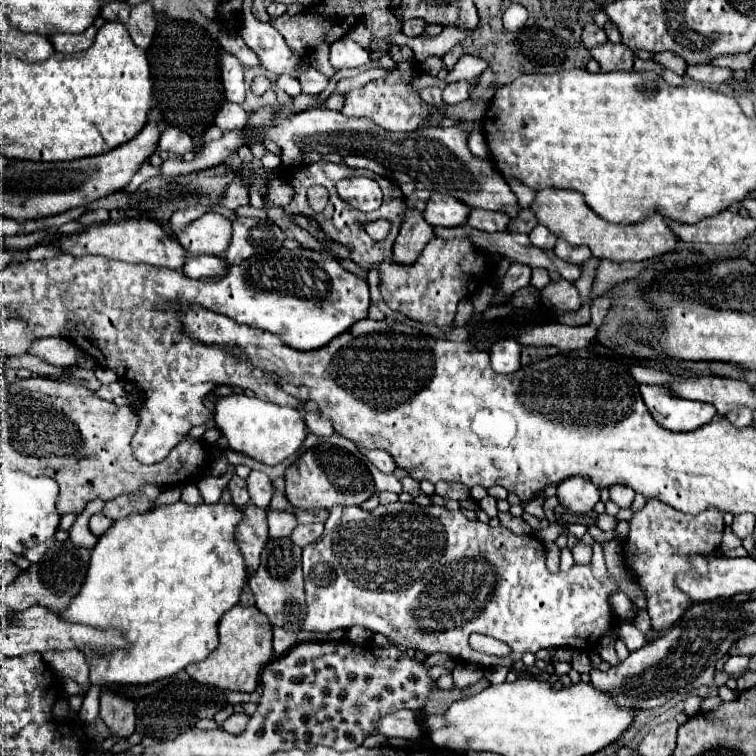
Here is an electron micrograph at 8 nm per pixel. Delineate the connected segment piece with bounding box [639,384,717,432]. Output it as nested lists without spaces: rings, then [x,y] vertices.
[[[641,384],[641,396],[655,422],[673,432],[691,432],[711,422],[715,408],[707,402],[677,398],[663,386]]]

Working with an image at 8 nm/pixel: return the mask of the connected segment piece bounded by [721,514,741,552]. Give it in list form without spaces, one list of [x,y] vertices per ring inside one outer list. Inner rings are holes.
[[[725,514],[725,534],[723,534],[723,542],[721,542],[721,550],[723,552],[741,546],[741,538],[737,538],[733,534],[733,530],[731,530],[731,520],[733,520],[733,516],[731,514]]]

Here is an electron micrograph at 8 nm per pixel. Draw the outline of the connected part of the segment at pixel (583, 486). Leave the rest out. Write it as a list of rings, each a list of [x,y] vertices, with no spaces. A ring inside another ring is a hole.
[[[575,476],[557,486],[559,502],[573,514],[589,514],[601,498],[601,490],[587,478]]]

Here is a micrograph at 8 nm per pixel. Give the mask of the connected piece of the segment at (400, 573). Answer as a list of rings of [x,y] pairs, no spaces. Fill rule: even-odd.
[[[387,504],[387,506],[377,506],[371,512],[365,512],[357,506],[333,506],[329,510],[329,518],[325,522],[325,532],[321,534],[319,540],[315,540],[313,544],[303,548],[303,574],[305,574],[305,594],[307,594],[307,616],[303,620],[301,630],[307,632],[333,632],[333,630],[349,630],[353,626],[363,626],[375,634],[383,634],[385,638],[389,638],[395,646],[405,646],[411,648],[415,652],[423,652],[425,656],[429,654],[449,654],[453,658],[459,658],[459,662],[463,664],[475,664],[479,668],[497,668],[497,666],[513,666],[513,662],[521,660],[521,656],[525,652],[539,652],[539,650],[553,650],[553,648],[561,648],[561,646],[569,646],[575,650],[583,650],[583,652],[591,652],[599,646],[601,638],[605,634],[609,634],[613,630],[613,610],[609,604],[609,598],[619,592],[617,580],[613,576],[607,574],[607,578],[601,582],[593,576],[591,572],[591,564],[573,564],[567,572],[555,572],[551,574],[545,568],[545,546],[541,544],[539,538],[535,536],[527,536],[527,534],[513,534],[509,528],[505,526],[497,526],[491,528],[485,522],[479,520],[469,520],[467,516],[463,516],[459,510],[449,512],[443,506],[417,506],[417,504]],[[471,632],[479,632],[485,636],[493,636],[505,644],[509,644],[513,648],[511,656],[499,658],[499,656],[489,656],[483,652],[477,652],[469,646],[469,636]]]

